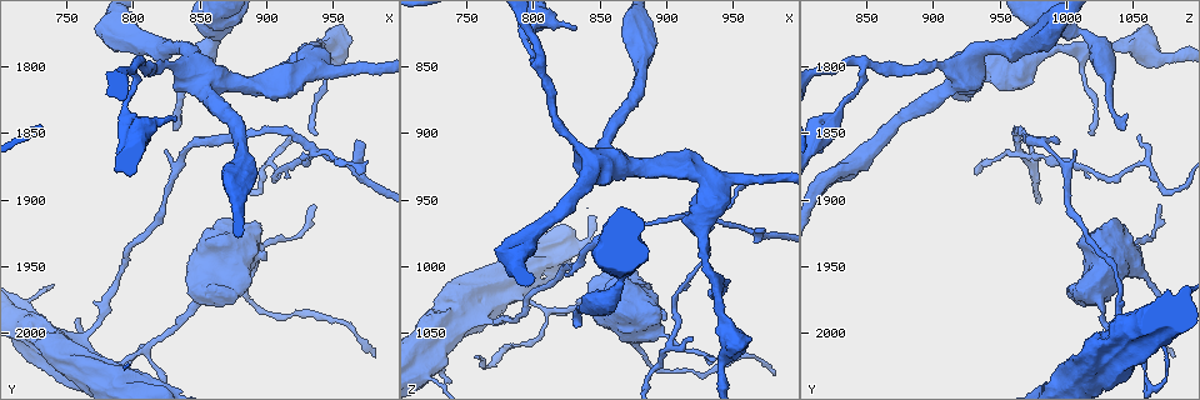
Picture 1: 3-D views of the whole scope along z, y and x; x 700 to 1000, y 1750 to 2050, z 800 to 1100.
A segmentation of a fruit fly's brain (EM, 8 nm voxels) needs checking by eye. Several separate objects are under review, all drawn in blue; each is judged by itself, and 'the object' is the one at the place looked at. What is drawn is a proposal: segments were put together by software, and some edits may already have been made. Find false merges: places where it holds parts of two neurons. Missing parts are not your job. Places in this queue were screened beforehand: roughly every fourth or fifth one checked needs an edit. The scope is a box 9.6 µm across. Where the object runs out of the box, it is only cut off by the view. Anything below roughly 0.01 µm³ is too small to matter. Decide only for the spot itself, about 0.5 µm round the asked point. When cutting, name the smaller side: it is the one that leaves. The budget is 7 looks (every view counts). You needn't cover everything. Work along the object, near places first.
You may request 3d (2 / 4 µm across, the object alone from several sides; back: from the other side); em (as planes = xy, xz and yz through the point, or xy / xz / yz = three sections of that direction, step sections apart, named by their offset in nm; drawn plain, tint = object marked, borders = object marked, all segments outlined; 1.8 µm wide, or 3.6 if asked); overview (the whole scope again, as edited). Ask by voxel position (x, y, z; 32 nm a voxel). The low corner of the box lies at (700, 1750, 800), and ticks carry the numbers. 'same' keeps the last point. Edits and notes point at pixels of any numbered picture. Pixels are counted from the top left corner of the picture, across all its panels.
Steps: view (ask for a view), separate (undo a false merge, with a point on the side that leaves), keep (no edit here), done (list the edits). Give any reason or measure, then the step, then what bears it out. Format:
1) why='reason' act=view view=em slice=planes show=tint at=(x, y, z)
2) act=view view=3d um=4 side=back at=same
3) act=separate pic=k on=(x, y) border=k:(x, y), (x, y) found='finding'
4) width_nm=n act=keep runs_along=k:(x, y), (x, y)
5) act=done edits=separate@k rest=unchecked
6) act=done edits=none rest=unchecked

why='a fork' act=view view=em slice=planes show=tint at=(806, 1798, 852)

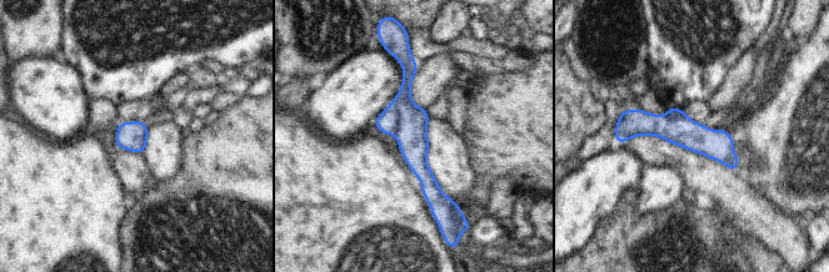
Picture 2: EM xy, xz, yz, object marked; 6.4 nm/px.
act=separate pic=2 on=(388, 122) border=2:(394, 99), (400, 112), (394, 135) found='a second neuron is stuck on'

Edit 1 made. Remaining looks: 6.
why='narrows sharply' act=view view=3d um=4 at=(868, 1776, 1014)

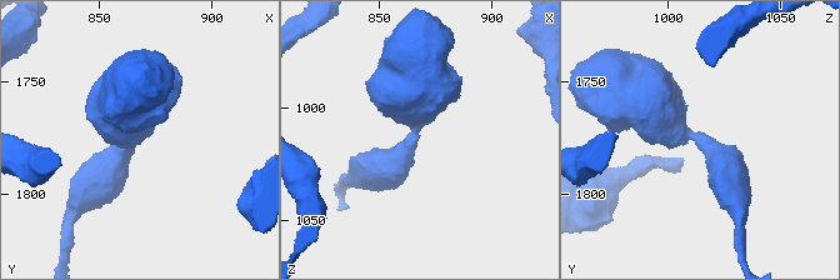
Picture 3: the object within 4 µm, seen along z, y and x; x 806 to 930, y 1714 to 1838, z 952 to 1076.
arm_widths_nm=550,800 act=view view=em um=3.6 slice=yz step=4 show=tint at=(867, 1774, 1011)

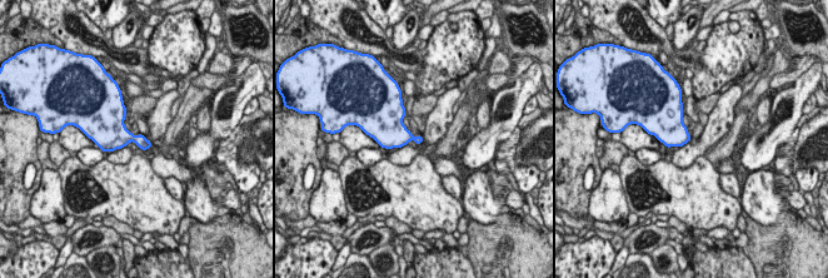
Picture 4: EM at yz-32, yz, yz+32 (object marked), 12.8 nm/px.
act=view view=em um=3.6 slice=planes show=borders at=same

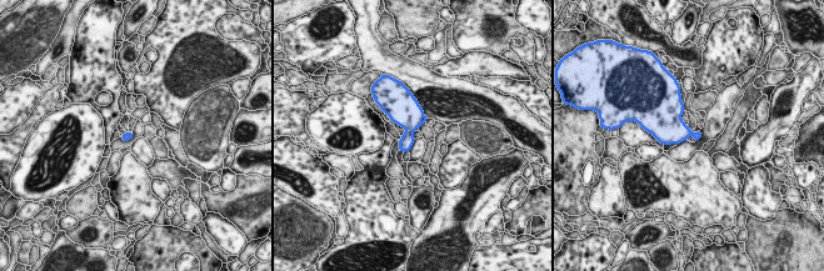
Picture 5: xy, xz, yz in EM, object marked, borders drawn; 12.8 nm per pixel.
width_nm=100 act=keep found='continuous, no second neuron'

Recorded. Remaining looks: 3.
why='looks like a crossing' act=view view=3d um=4 at=(936, 1864, 966)

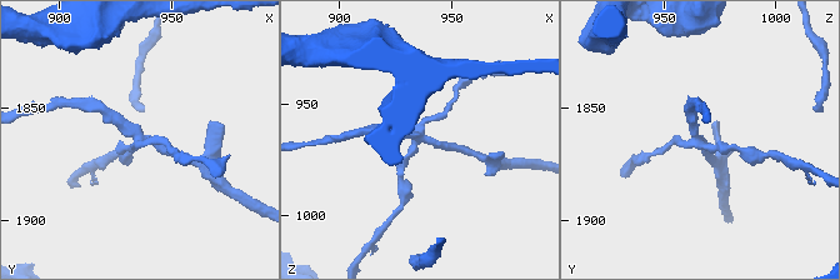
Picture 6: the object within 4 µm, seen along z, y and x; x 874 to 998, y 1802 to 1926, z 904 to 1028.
act=view view=em slice=planes show=plain at=(934, 1863, 963)

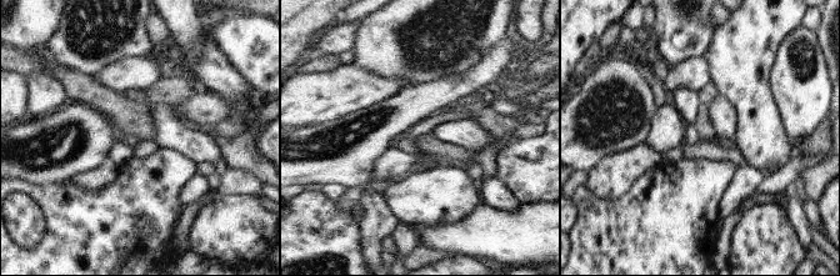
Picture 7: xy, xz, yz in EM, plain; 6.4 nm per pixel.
why='with the object marked' act=view view=em slice=planes show=tint at=same

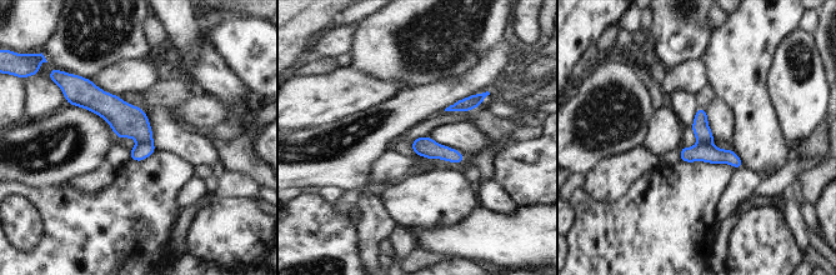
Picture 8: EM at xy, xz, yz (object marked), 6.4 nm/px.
act=separate pic=8 on=(140, 151) found='a second neuron is stuck on'

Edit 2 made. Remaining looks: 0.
act=done edits=separate@2,separate@8 rest=unchecked

